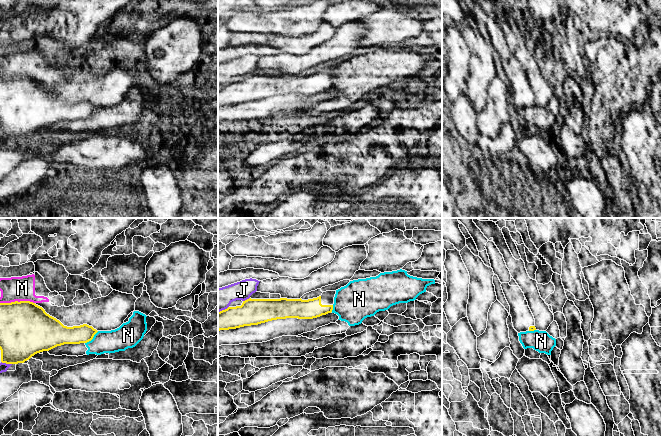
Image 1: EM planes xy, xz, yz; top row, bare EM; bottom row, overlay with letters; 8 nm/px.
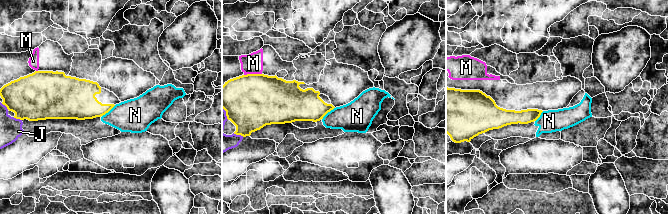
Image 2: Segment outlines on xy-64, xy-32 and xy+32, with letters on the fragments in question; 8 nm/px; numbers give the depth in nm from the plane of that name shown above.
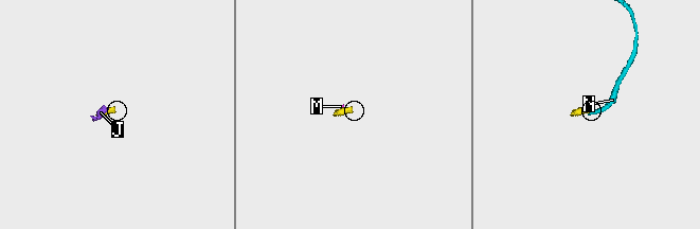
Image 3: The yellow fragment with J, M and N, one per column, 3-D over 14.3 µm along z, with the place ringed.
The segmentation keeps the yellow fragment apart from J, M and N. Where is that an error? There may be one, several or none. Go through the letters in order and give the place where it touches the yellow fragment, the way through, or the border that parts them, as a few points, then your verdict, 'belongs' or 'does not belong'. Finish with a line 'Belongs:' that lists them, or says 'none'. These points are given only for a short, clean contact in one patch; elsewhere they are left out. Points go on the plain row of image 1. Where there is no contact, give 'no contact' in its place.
J: contact xz (247, 75); does not belong
M: contact xy (17, 77); does not belong
N: contact xy (92, 114); border xy (98, 107), (85, 119); does not belong
Belongs: none

